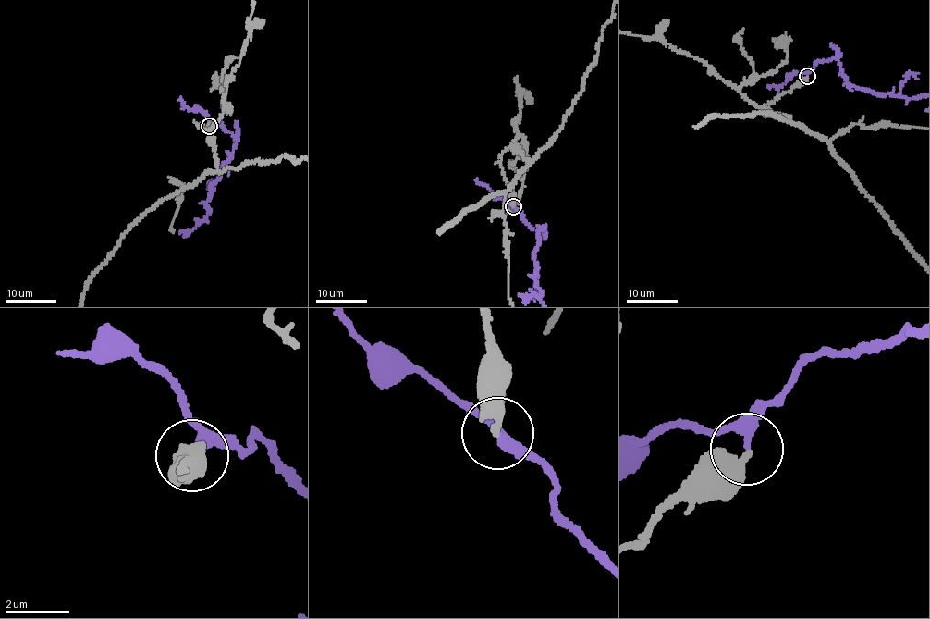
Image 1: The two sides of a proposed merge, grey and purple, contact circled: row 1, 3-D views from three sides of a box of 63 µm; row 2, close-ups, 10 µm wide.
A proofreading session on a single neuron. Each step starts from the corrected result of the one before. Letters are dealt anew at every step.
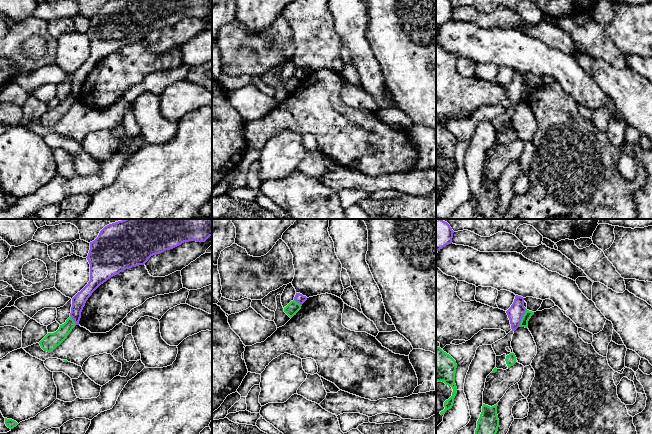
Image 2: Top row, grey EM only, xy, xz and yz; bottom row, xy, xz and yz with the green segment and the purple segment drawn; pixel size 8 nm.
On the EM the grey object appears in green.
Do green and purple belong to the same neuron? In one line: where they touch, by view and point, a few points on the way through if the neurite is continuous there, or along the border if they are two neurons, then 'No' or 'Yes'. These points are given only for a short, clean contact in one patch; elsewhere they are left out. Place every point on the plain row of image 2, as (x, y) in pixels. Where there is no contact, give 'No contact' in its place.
Touches green at yz (522, 94). Boundary: yz (526, 85), (518, 102). No

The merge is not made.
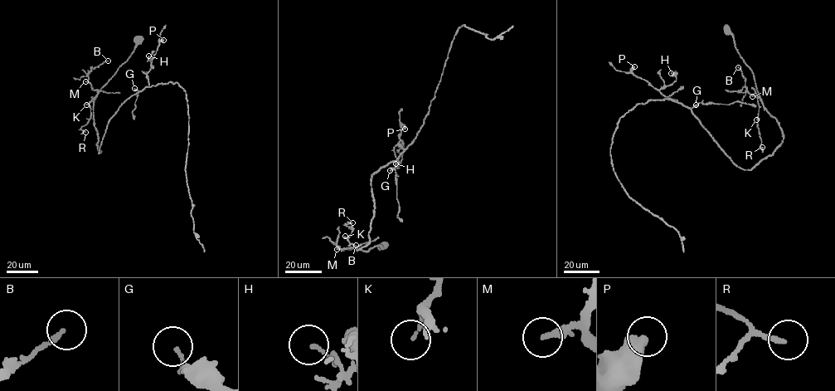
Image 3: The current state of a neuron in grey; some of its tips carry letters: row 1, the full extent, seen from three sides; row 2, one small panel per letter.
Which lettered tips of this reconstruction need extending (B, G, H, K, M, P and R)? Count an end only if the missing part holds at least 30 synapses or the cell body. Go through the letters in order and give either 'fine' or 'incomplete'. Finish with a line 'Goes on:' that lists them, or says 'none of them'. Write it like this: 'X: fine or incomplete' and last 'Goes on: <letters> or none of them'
B: fine
G: fine
H: fine
K: fine
M: fine
P: fine
R: fine
Goes on: none of them

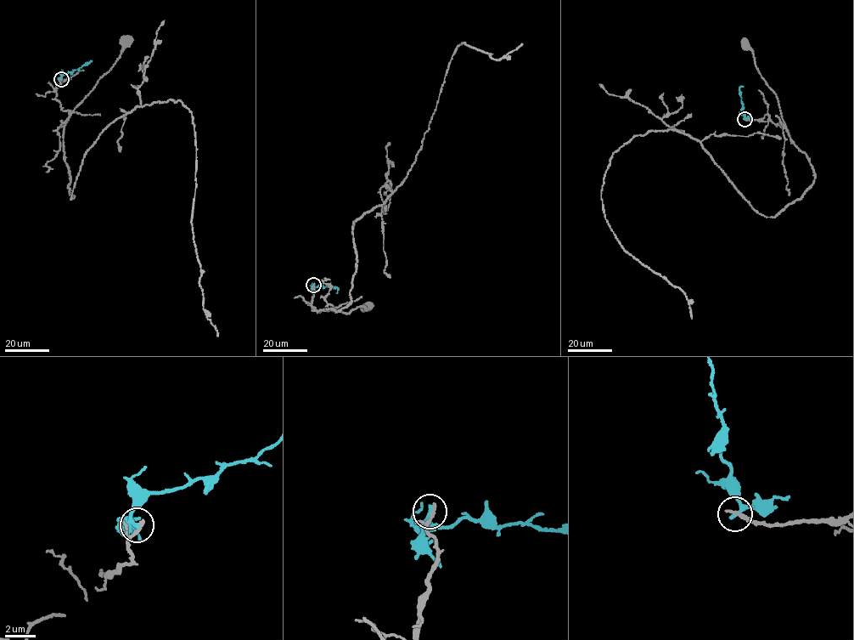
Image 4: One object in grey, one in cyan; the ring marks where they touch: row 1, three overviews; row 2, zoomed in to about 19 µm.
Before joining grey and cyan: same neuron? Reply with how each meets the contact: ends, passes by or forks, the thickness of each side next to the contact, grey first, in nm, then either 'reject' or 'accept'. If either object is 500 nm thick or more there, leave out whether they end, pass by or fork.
grey ends there; cyan ends there; 280 nm thick on the grey side, 240 nm on the other; reject

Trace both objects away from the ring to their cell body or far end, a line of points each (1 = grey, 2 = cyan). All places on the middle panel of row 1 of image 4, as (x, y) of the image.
1: (313, 285), (312, 309), (345, 314), (356, 307), (368, 308)
2: (313, 285), (312, 286), (336, 287), (335, 293)

